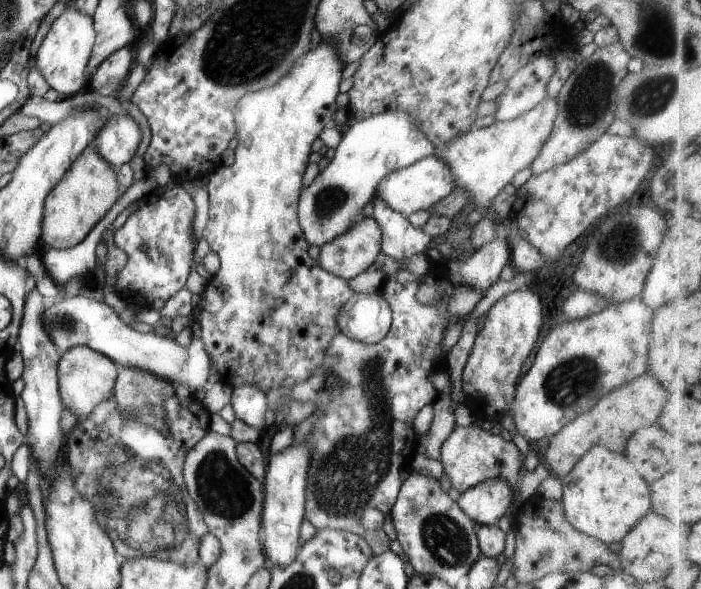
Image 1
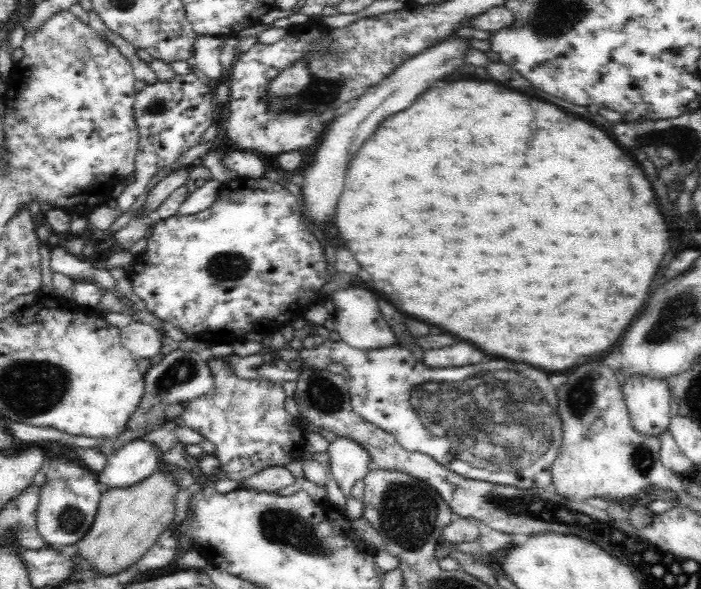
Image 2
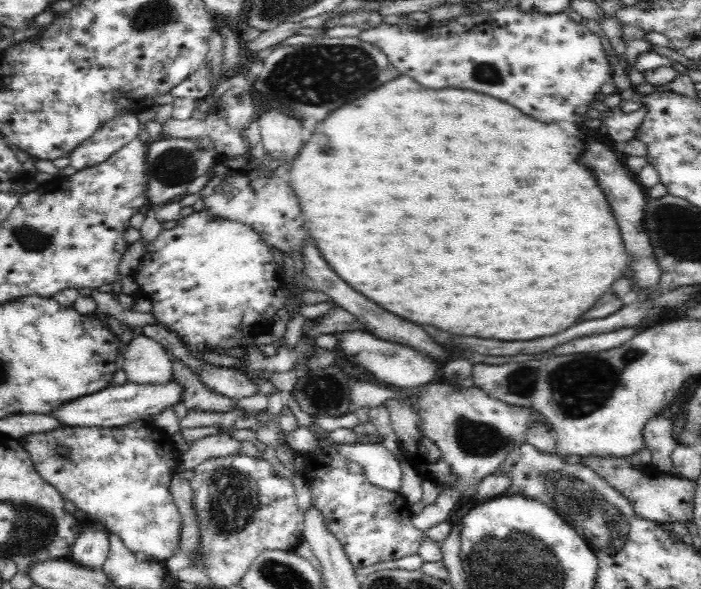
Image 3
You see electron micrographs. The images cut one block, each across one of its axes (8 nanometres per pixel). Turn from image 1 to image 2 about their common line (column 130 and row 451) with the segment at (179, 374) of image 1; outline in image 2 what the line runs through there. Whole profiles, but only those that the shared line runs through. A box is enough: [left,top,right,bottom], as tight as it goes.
[327,437,371,497]

